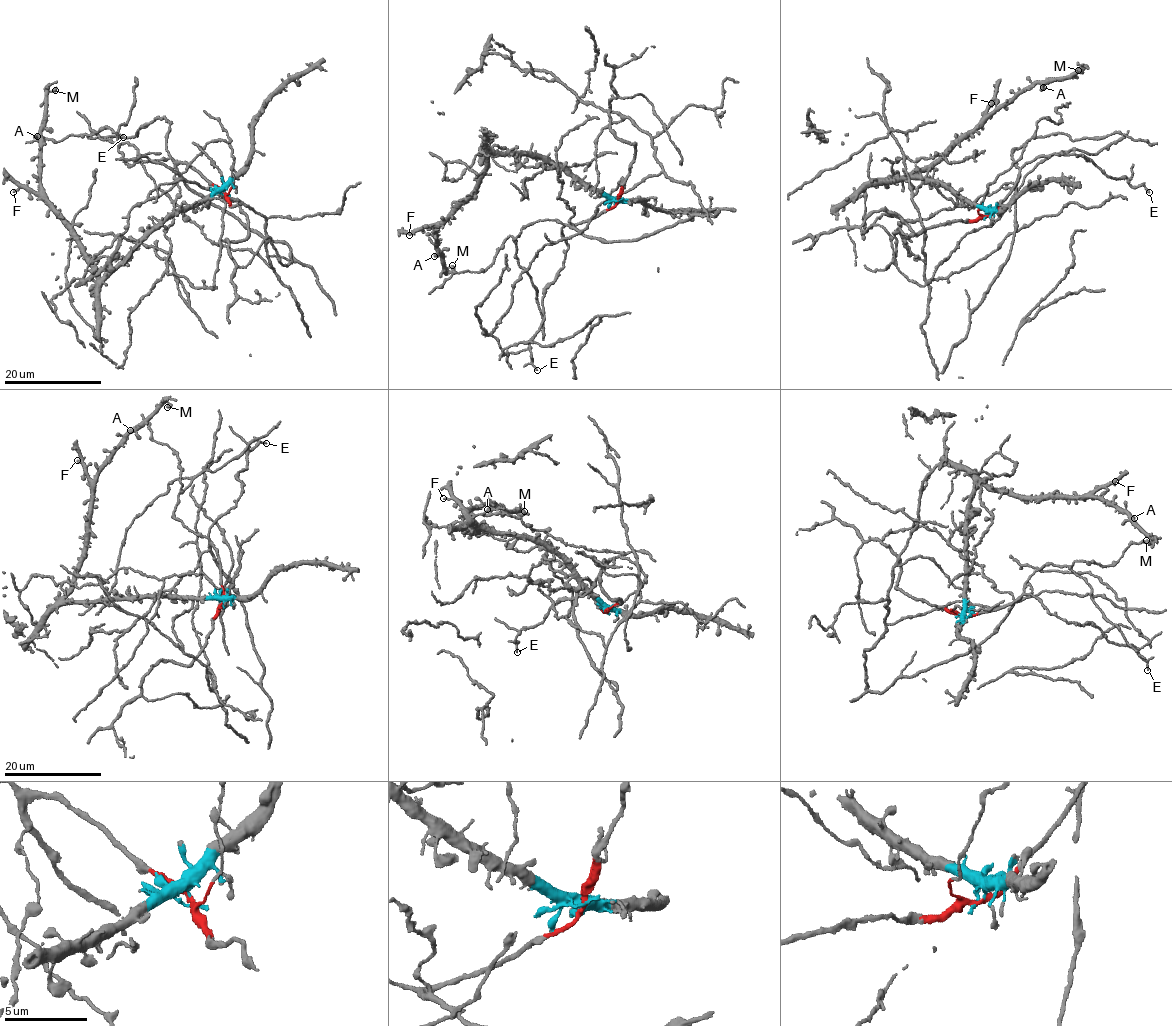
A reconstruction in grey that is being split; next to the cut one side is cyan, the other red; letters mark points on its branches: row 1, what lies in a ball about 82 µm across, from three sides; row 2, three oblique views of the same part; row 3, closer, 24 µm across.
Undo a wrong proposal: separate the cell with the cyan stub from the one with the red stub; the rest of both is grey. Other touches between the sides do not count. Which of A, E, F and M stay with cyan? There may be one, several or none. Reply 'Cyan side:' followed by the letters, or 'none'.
Cyan side: A, F, M

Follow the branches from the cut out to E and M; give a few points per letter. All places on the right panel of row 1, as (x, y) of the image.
E: (986, 217), (1006, 198), (1023, 166), (1056, 153), (1093, 161), (1110, 176), (1126, 178), (1149, 192)
M: (986, 217), (982, 207), (932, 178), (887, 180), (933, 167), (1031, 86), (1082, 71), (1078, 70)

